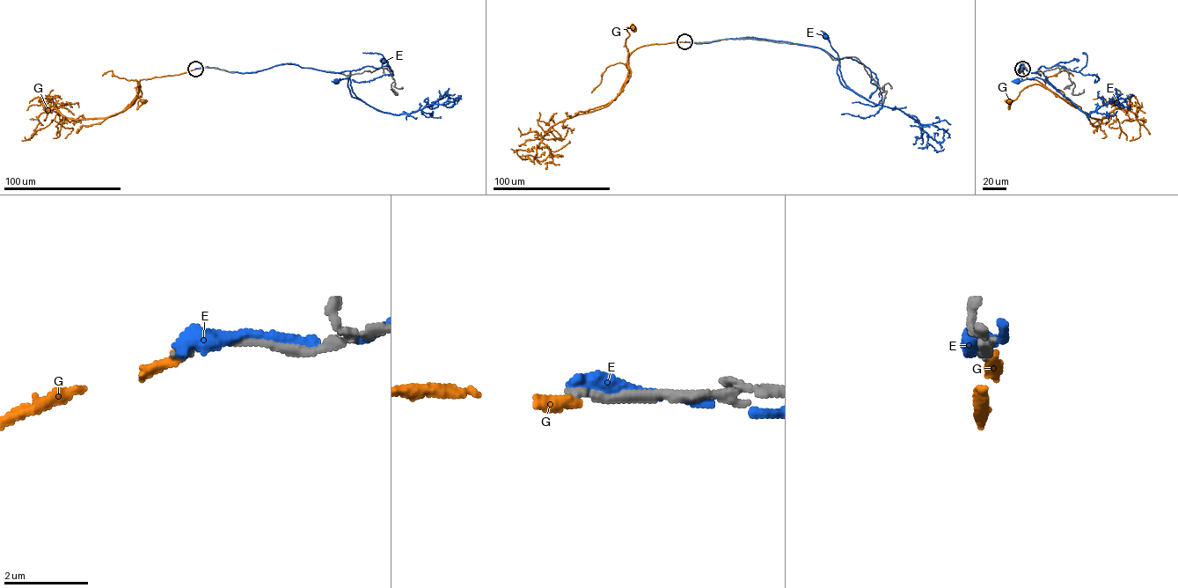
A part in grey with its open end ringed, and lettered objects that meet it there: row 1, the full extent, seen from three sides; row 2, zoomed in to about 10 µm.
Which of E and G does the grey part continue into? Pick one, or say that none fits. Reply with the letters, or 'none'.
none

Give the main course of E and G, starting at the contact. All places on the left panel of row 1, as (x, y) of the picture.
E: (197, 68), (242, 73), (291, 63), (334, 73), (349, 70), (350, 94), (360, 99), (349, 77), (335, 80)
G: (195, 69), (141, 79), (142, 95), (136, 98), (138, 84), (136, 87), (140, 99), (137, 108), (144, 102)

